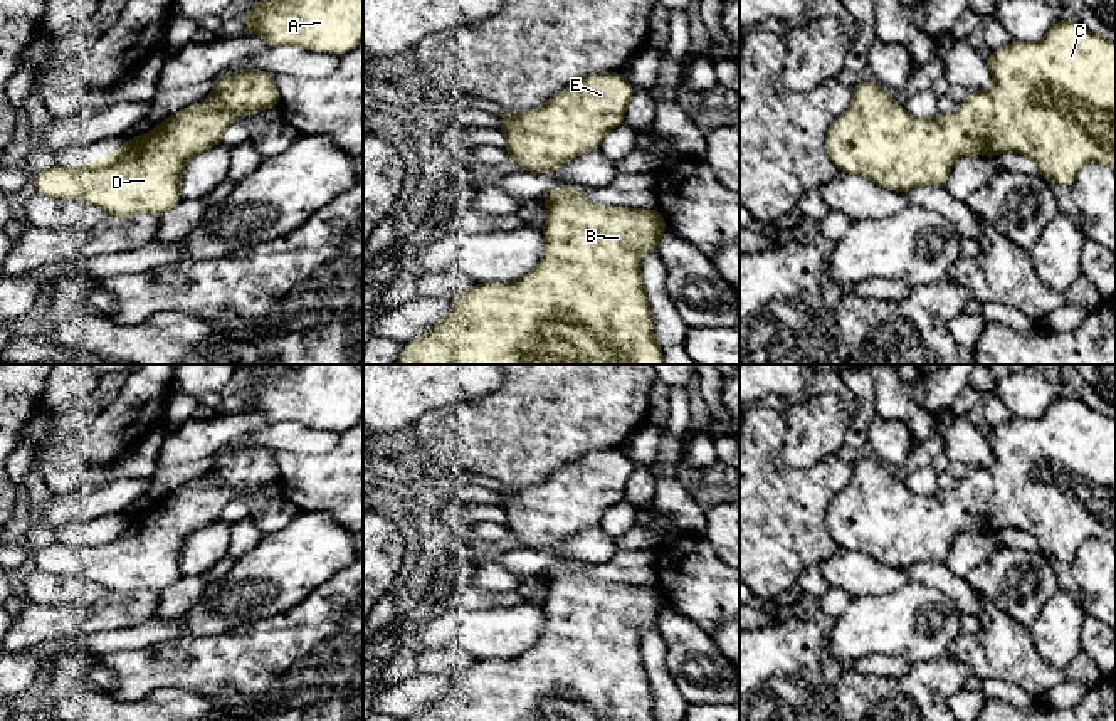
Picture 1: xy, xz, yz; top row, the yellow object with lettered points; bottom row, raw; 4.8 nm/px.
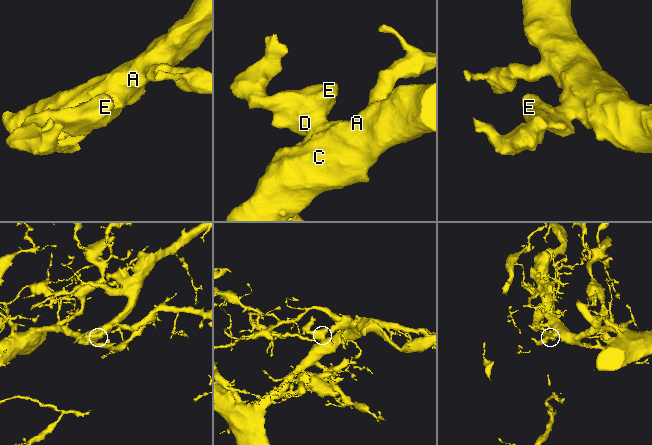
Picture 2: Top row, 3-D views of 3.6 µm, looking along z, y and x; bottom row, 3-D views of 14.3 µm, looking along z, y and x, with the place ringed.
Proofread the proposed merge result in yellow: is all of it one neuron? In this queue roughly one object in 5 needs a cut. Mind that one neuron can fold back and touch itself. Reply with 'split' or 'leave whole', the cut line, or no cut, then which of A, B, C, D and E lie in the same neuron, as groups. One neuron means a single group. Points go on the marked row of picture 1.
leave whole; no cut; A B C D E

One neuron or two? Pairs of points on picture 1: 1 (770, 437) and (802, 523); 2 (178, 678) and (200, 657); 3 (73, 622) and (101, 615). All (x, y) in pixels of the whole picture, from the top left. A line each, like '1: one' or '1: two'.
1: one
2: one
3: one

